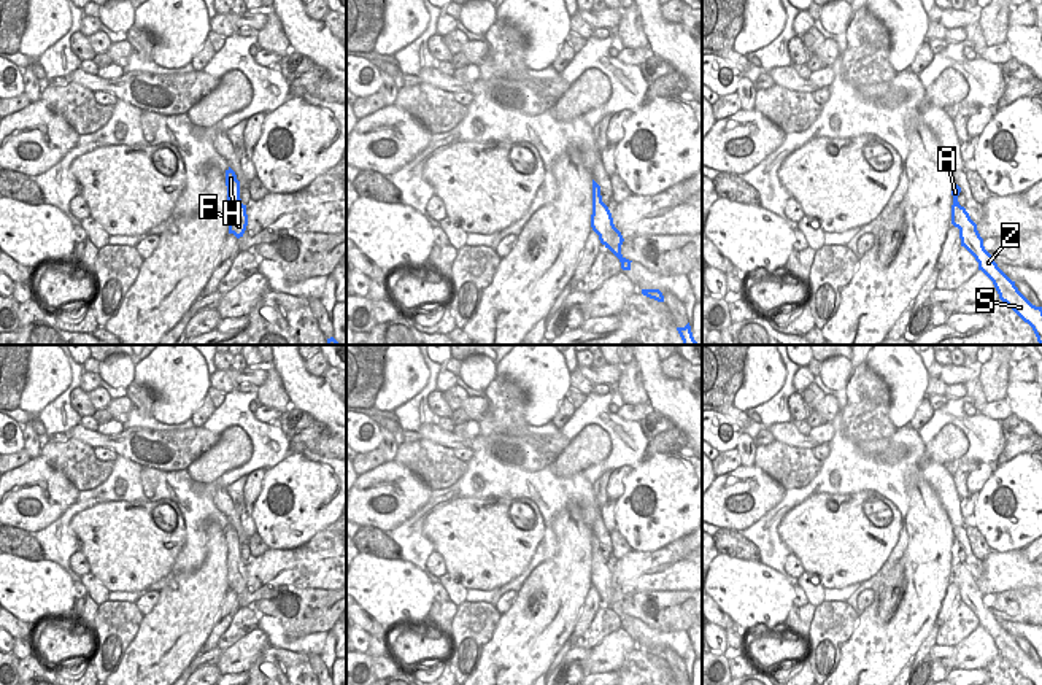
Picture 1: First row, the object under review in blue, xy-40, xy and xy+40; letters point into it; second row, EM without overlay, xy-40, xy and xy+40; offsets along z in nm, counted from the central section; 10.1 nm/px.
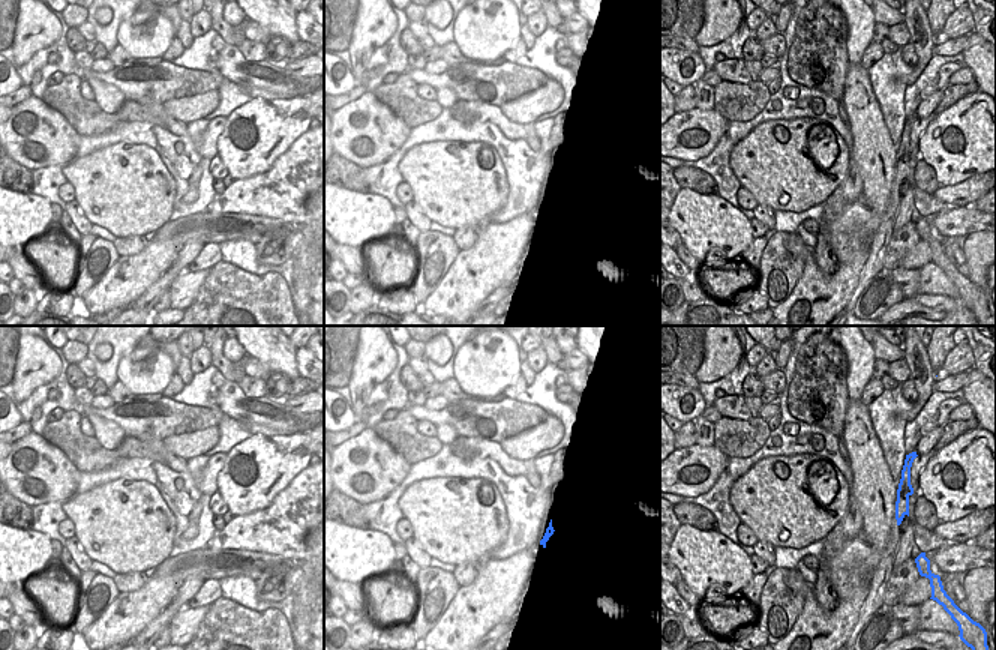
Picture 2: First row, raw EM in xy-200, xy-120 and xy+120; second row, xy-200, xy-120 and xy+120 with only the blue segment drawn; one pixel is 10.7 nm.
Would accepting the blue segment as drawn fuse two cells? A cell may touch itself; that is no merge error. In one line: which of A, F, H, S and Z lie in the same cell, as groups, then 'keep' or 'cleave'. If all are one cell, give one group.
A F H / S Z | cleave

